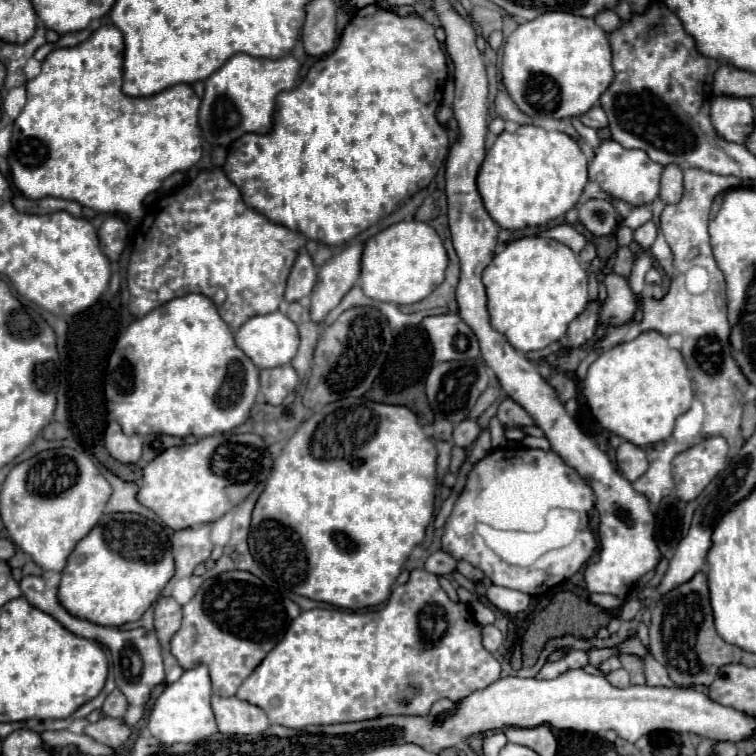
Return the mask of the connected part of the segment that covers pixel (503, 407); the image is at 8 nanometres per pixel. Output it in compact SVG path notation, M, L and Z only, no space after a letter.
M504 399L498 405L498 419L506 429L516 429L516 427L524 427L524 425L532 425L534 421L530 419L530 415L512 399Z

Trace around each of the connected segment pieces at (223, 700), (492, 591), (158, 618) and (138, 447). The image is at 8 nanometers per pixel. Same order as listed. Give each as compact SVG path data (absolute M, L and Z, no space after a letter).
M212 695L212 711L220 733L228 735L254 735L268 729L266 713L238 697Z
M476 581L474 587L484 593L488 597L488 601L492 605L496 605L502 613L518 613L518 611L524 611L530 603L530 597L526 593L520 593L520 591L514 591L514 589L508 589L508 587L500 587L500 585L484 585L482 581Z
M160 597L154 607L154 627L160 643L168 643L170 637L180 629L182 607L174 601L174 597Z
M114 421L106 427L104 443L106 443L108 453L122 463L138 463L142 455L142 437L122 433L120 425Z

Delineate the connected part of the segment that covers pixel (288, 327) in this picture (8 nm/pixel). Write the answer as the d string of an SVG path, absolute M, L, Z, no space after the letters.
M280 311L268 315L254 315L250 317L238 331L236 331L236 345L252 359L258 369L268 369L274 365L286 365L292 361L298 349L298 327Z

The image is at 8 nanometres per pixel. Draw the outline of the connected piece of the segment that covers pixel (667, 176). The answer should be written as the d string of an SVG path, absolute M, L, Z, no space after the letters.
M666 165L660 177L660 199L664 203L676 203L682 195L682 169L680 165Z

